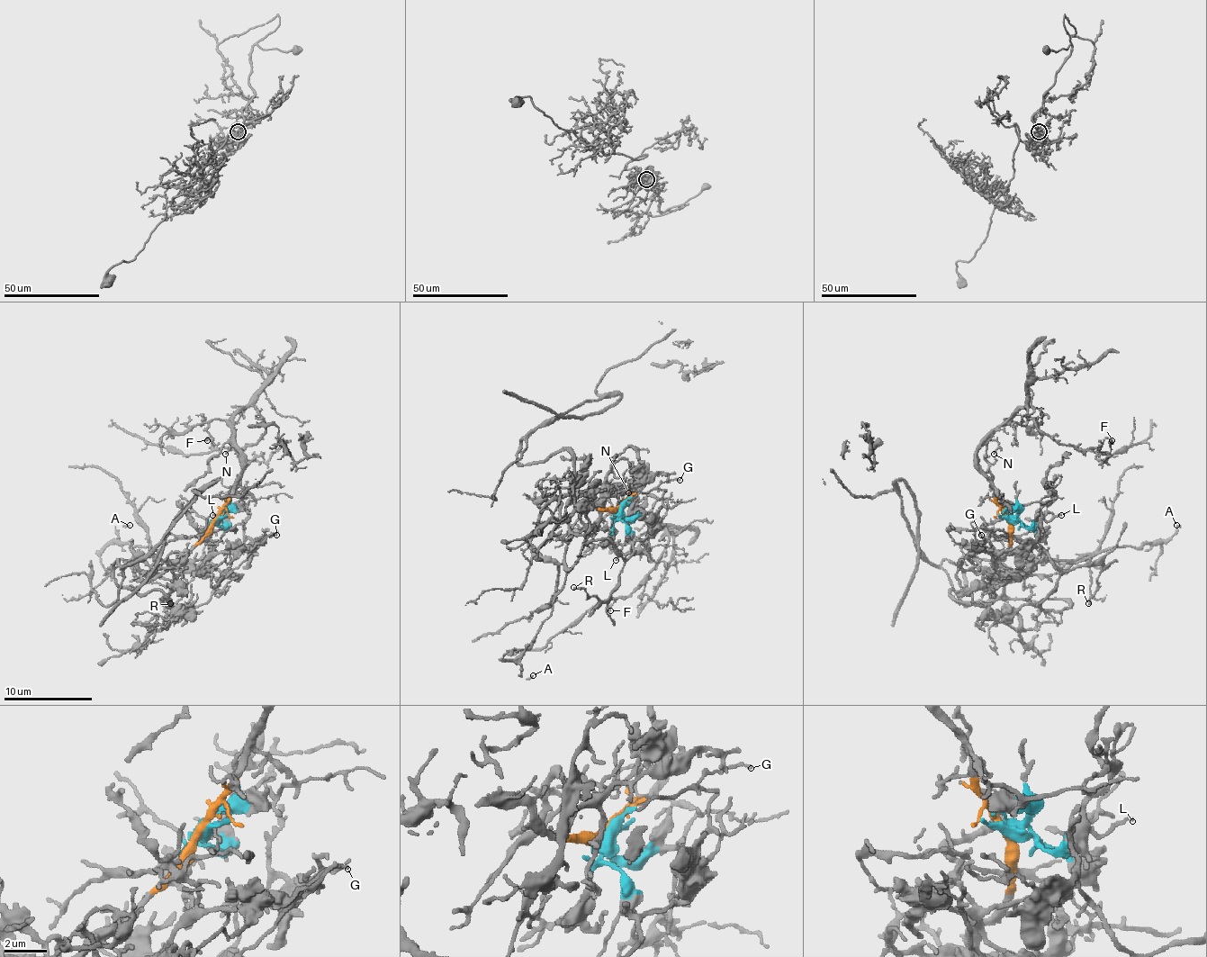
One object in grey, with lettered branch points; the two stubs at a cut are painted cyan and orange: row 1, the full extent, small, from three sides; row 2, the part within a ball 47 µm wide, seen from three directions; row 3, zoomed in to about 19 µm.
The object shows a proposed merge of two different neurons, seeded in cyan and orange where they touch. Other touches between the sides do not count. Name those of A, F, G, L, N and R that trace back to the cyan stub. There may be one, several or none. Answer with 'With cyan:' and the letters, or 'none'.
With cyan: A, G, L, R

